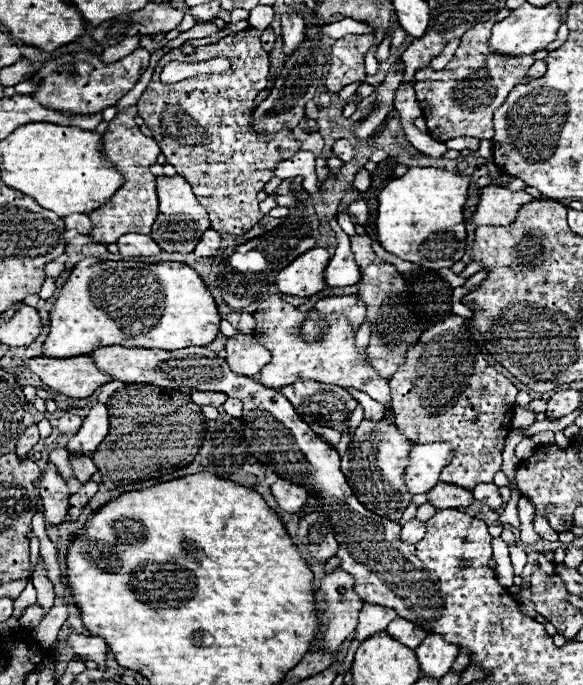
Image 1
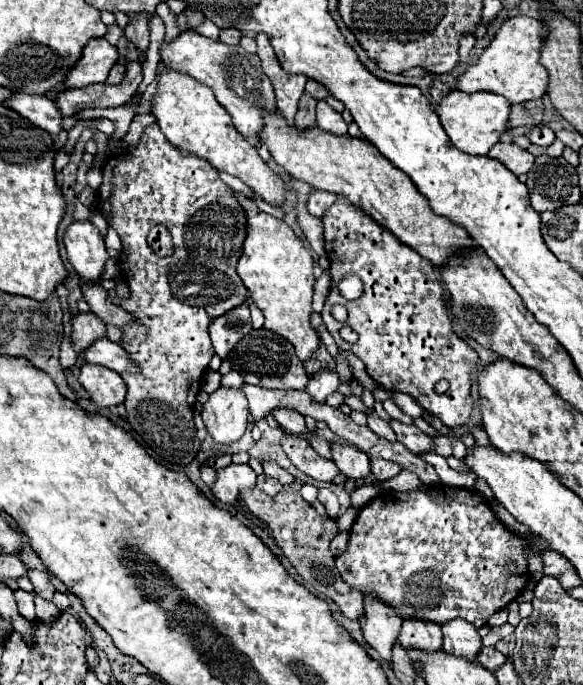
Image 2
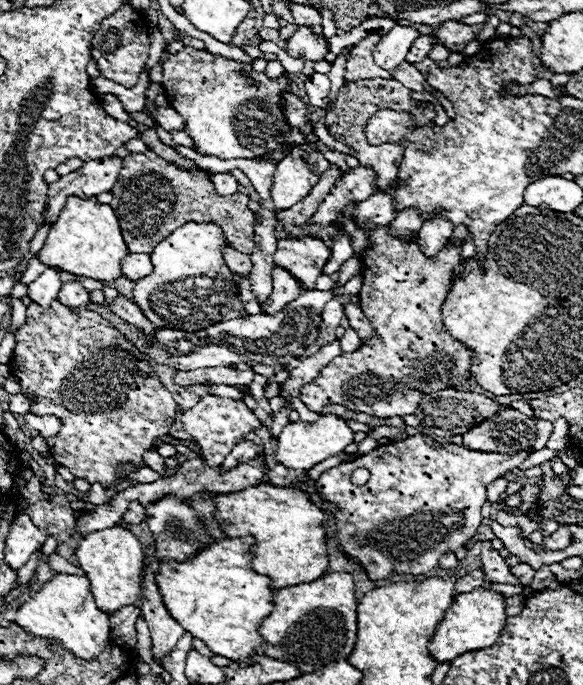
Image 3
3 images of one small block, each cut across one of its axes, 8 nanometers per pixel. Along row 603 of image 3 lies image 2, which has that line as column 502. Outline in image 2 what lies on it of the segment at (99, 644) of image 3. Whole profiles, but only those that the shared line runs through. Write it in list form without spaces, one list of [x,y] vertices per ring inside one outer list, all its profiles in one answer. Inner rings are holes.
[[[518,14],[506,20],[490,46],[460,76],[458,88],[464,92],[494,92],[508,98],[512,104],[542,98],[548,88],[548,70],[540,64],[540,52],[546,44],[544,30],[546,24],[538,18]]]

